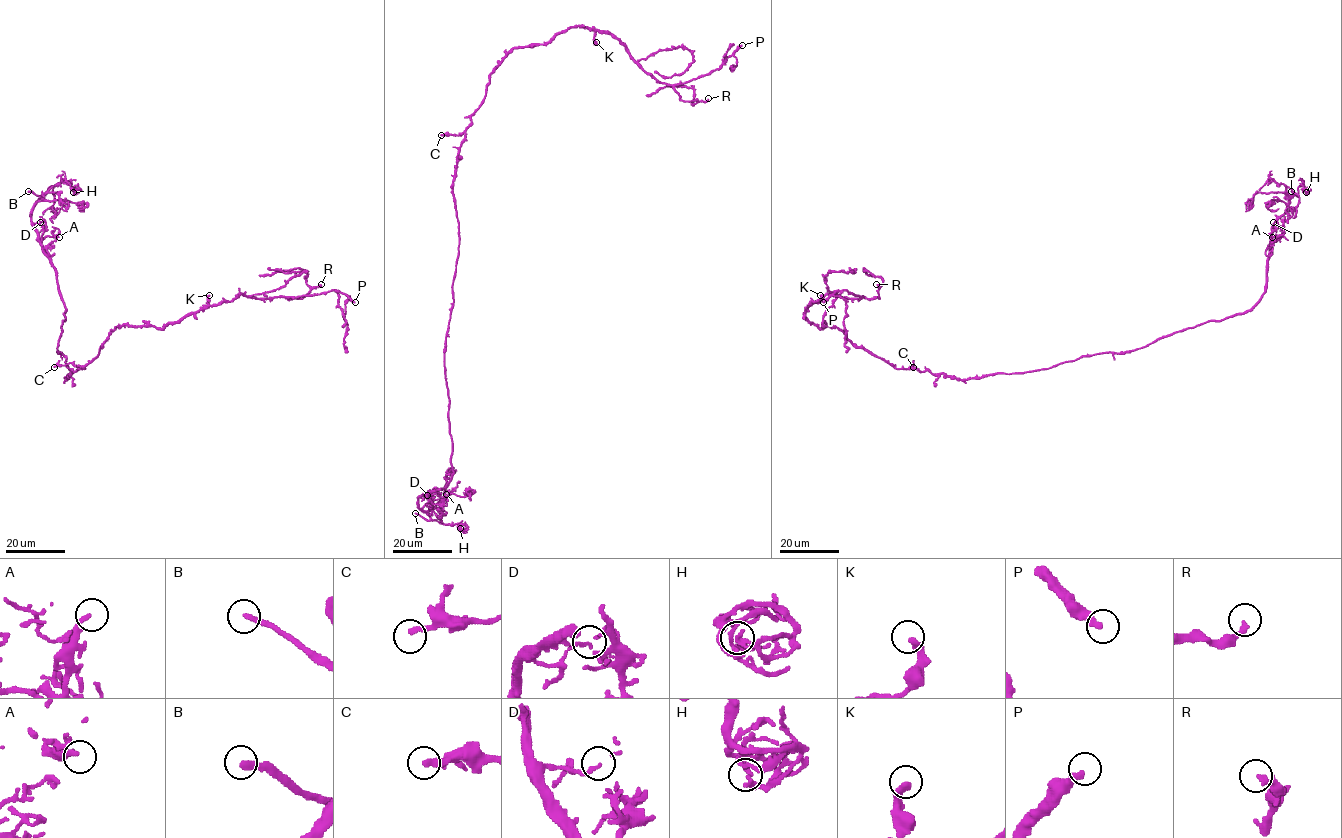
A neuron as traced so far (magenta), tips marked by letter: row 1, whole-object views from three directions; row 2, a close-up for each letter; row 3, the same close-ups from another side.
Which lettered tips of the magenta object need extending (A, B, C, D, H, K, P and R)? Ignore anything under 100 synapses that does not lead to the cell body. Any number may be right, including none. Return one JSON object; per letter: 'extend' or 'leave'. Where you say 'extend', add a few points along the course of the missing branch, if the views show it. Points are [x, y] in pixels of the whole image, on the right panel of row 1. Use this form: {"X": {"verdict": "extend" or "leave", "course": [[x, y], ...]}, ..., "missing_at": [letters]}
{"A": {"verdict": "leave"}, "B": {"verdict": "extend", "course": [[1291, 191], [1288, 196], [1275, 181], [1273, 197], [1284, 205], [1282, 221]]}, "C": {"verdict": "leave"}, "D": {"verdict": "leave"}, "H": {"verdict": "leave"}, "K": {"verdict": "leave"}, "P": {"verdict": "leave"}, "R": {"verdict": "leave"}, "missing_at": ["B"]}

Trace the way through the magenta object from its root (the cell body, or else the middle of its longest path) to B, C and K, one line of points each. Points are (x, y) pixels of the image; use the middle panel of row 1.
B: (452, 187), (459, 245), (444, 373), (453, 473), (444, 488), (418, 498), (418, 507), (430, 519), (415, 513)
C: (452, 187), (457, 155), (465, 133), (441, 135)
K: (452, 187), (465, 129), (500, 62), (515, 48), (546, 44), (573, 26), (590, 28), (596, 42)

